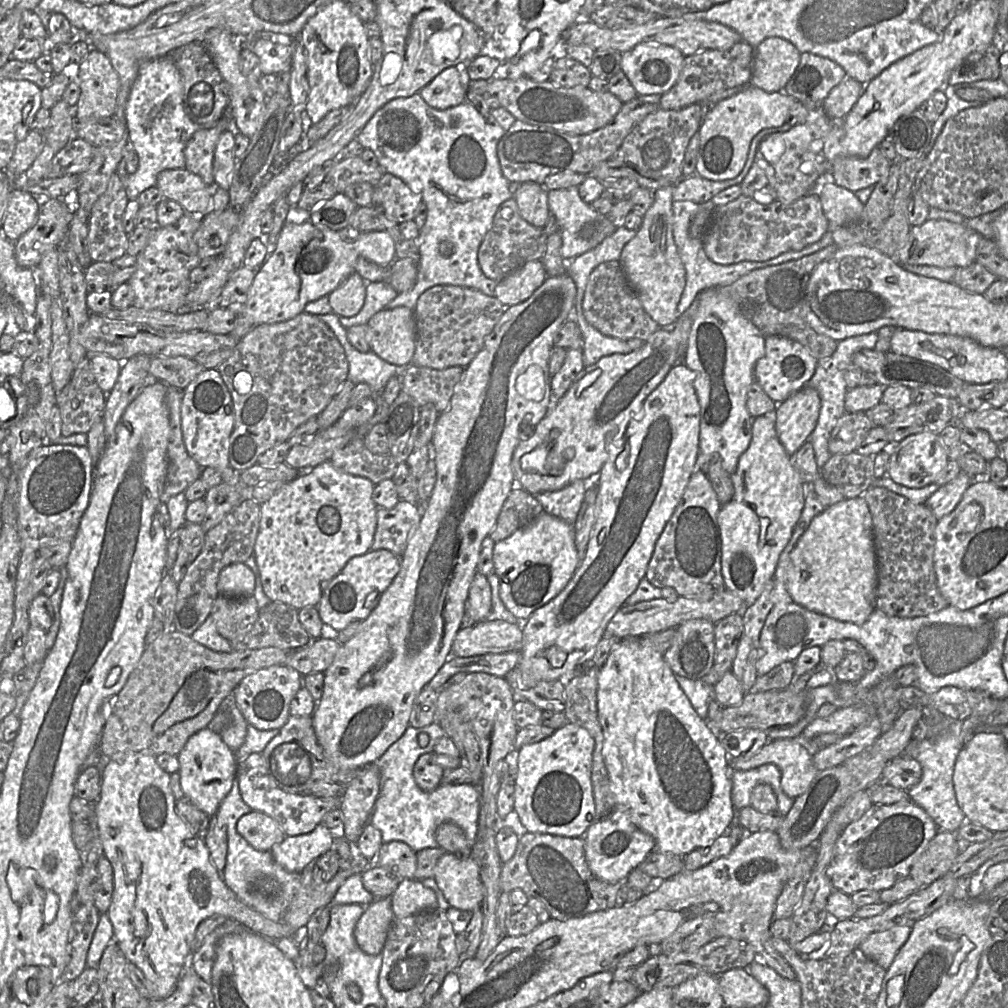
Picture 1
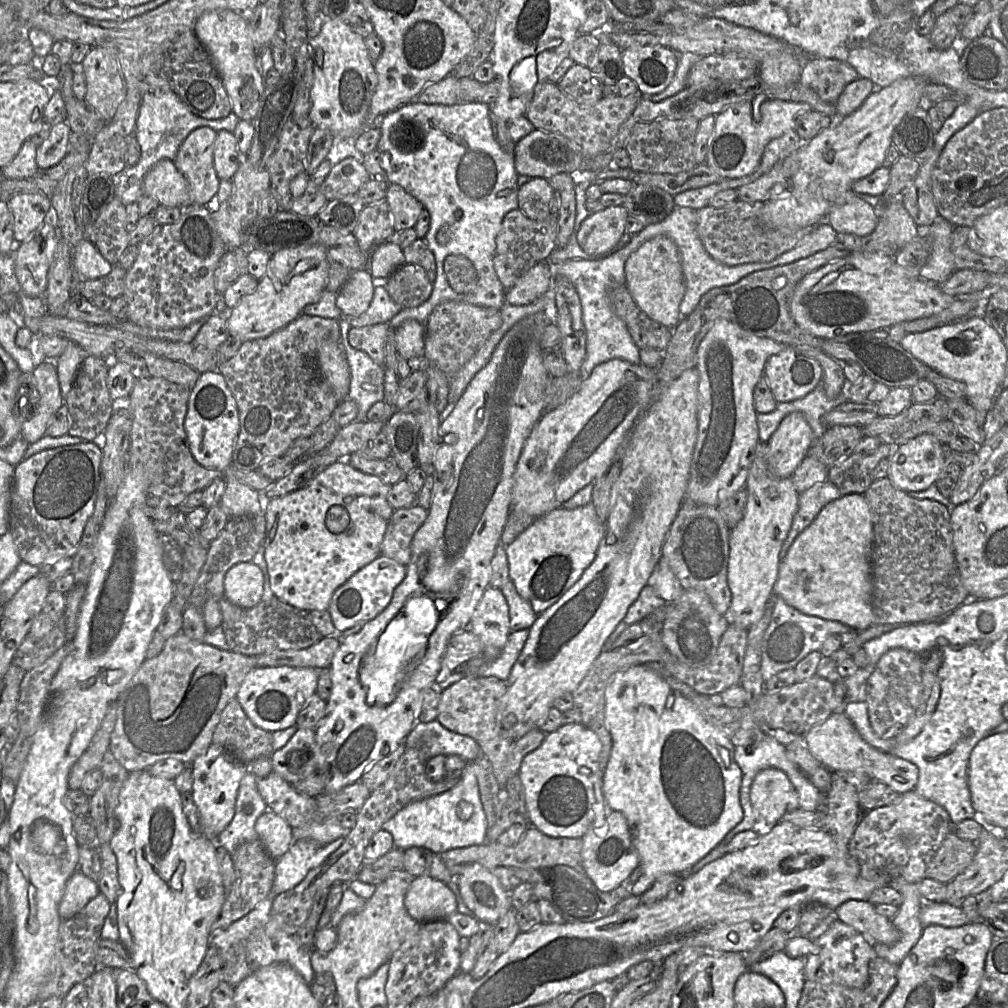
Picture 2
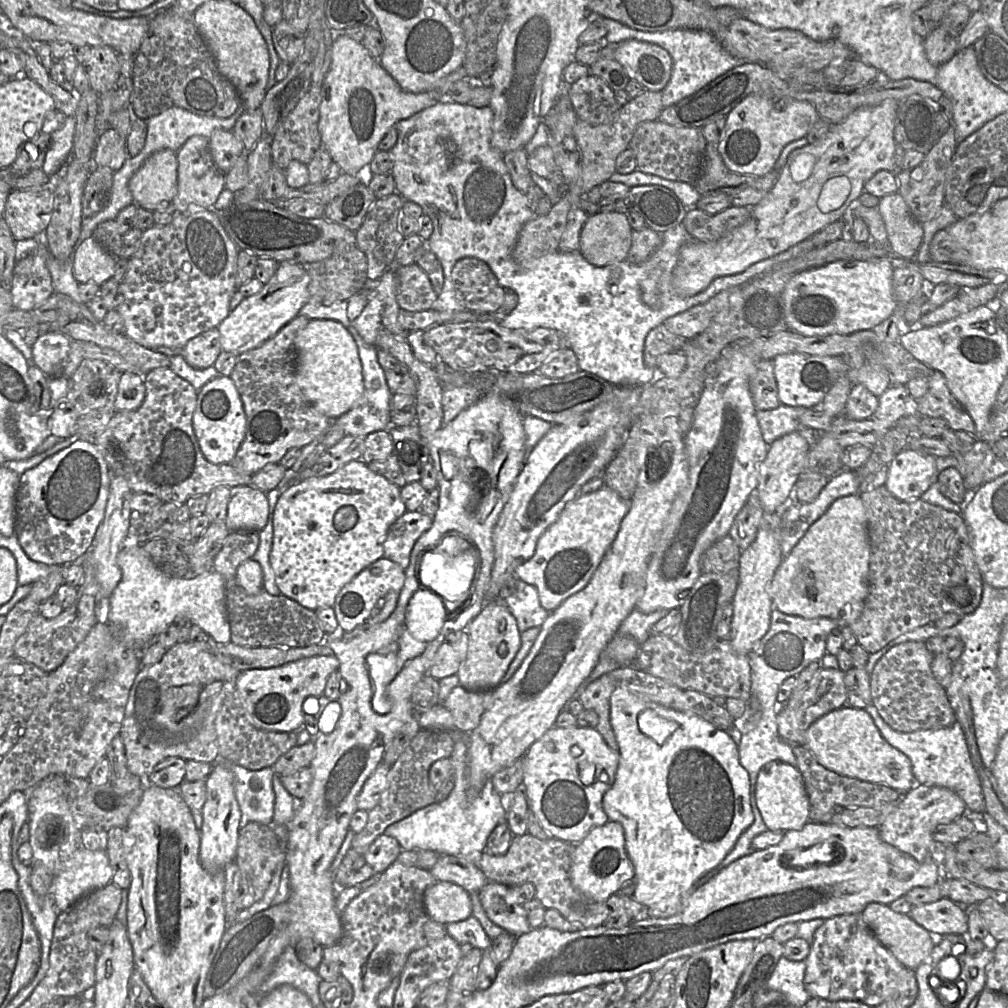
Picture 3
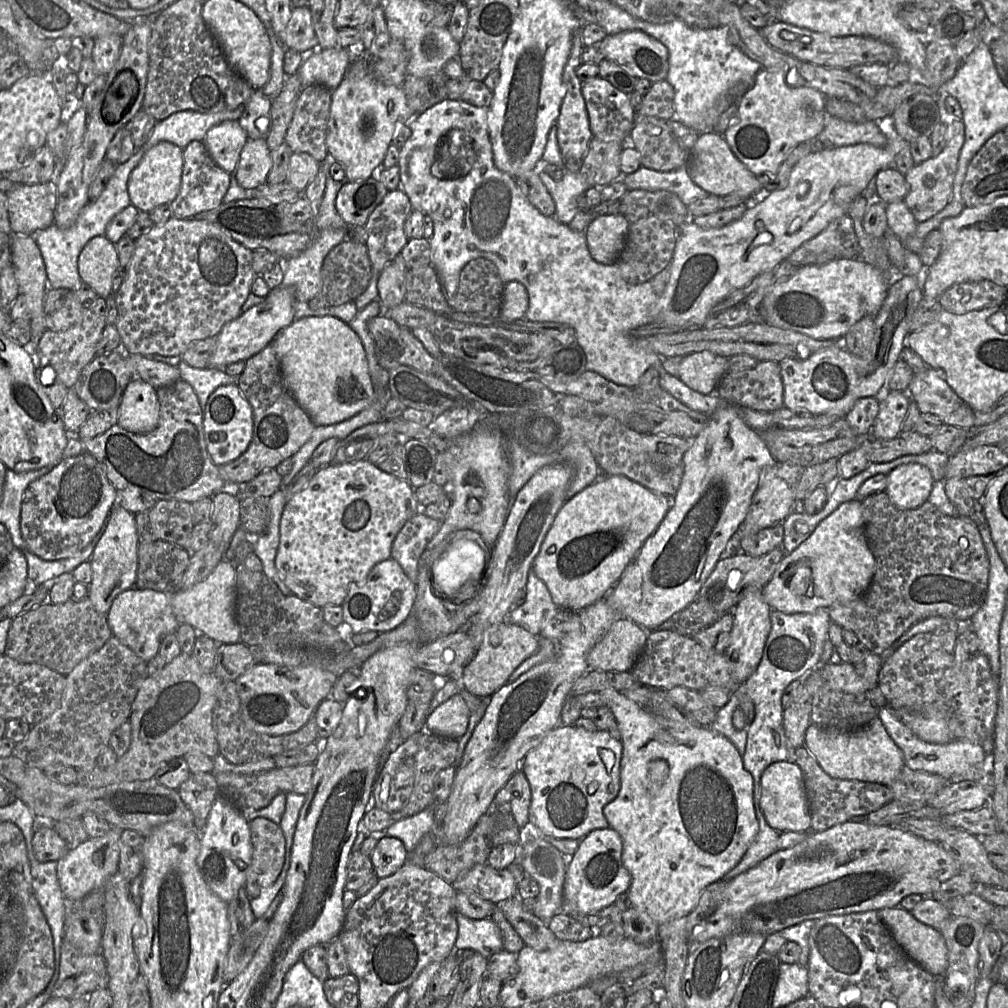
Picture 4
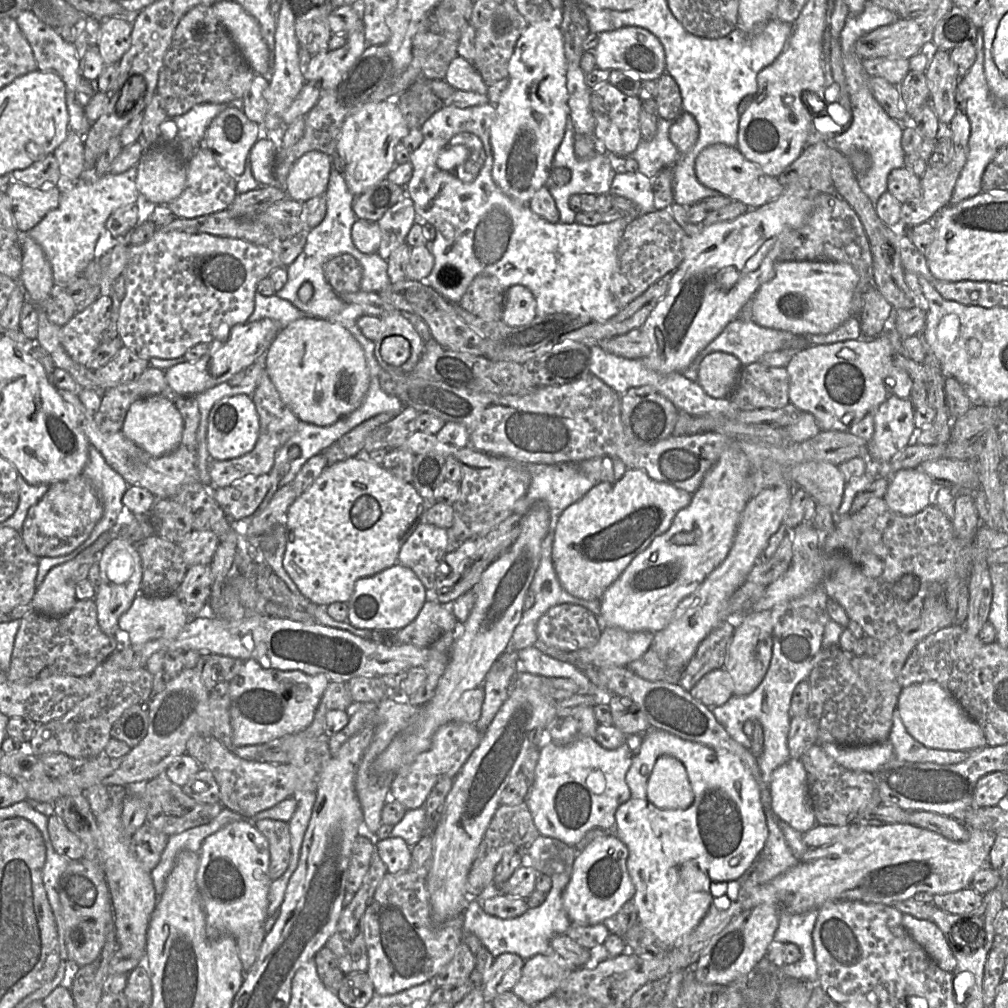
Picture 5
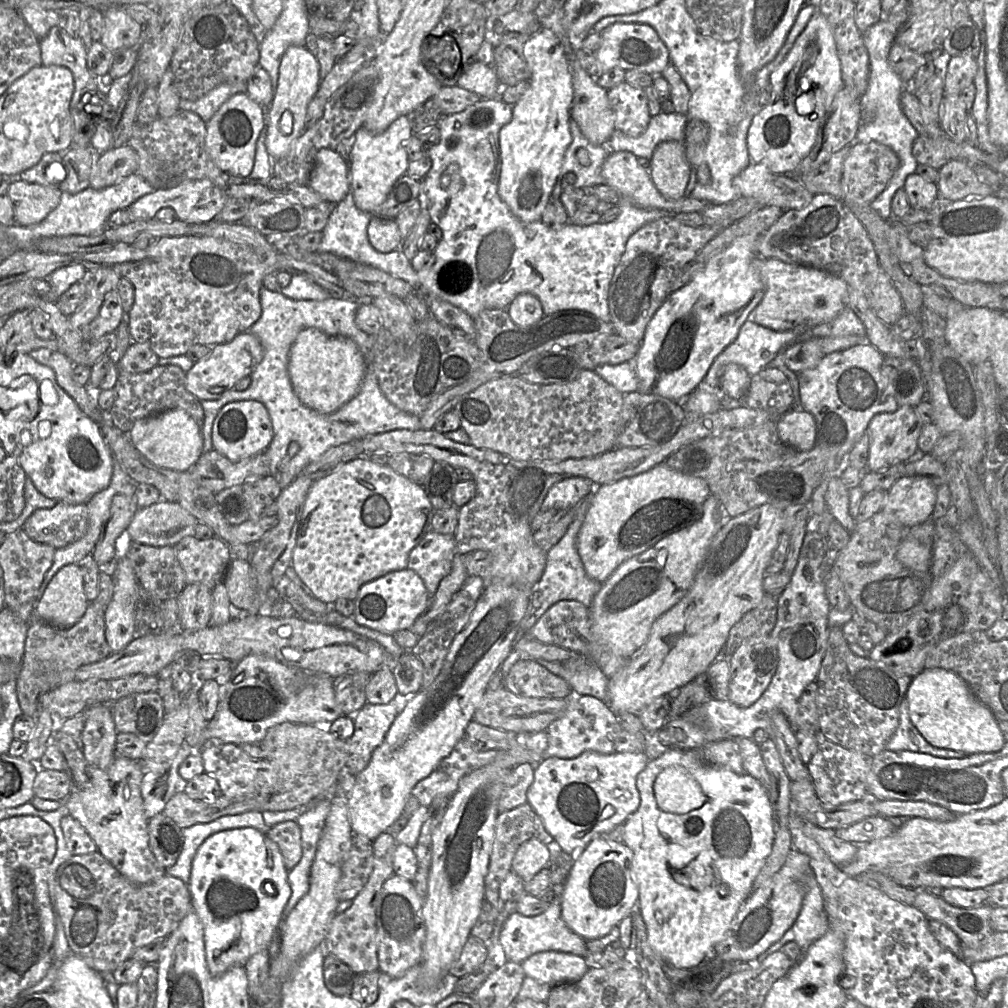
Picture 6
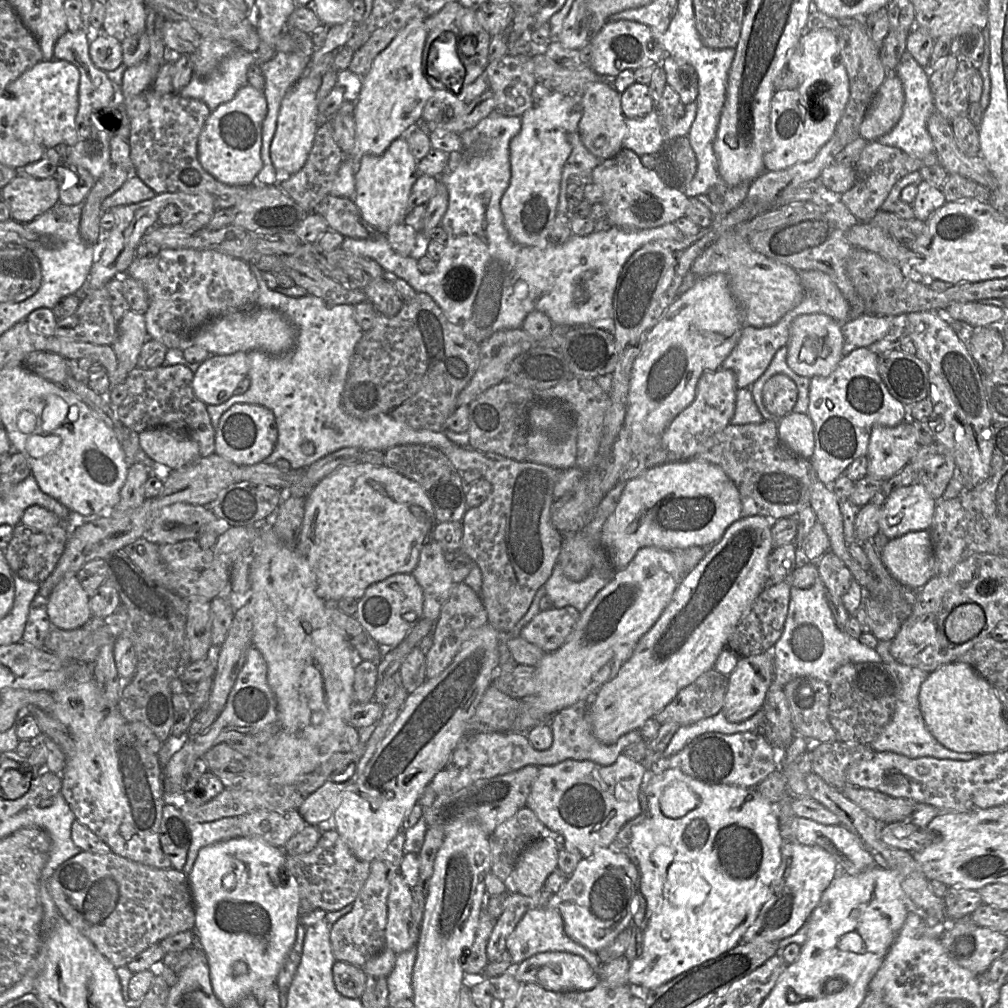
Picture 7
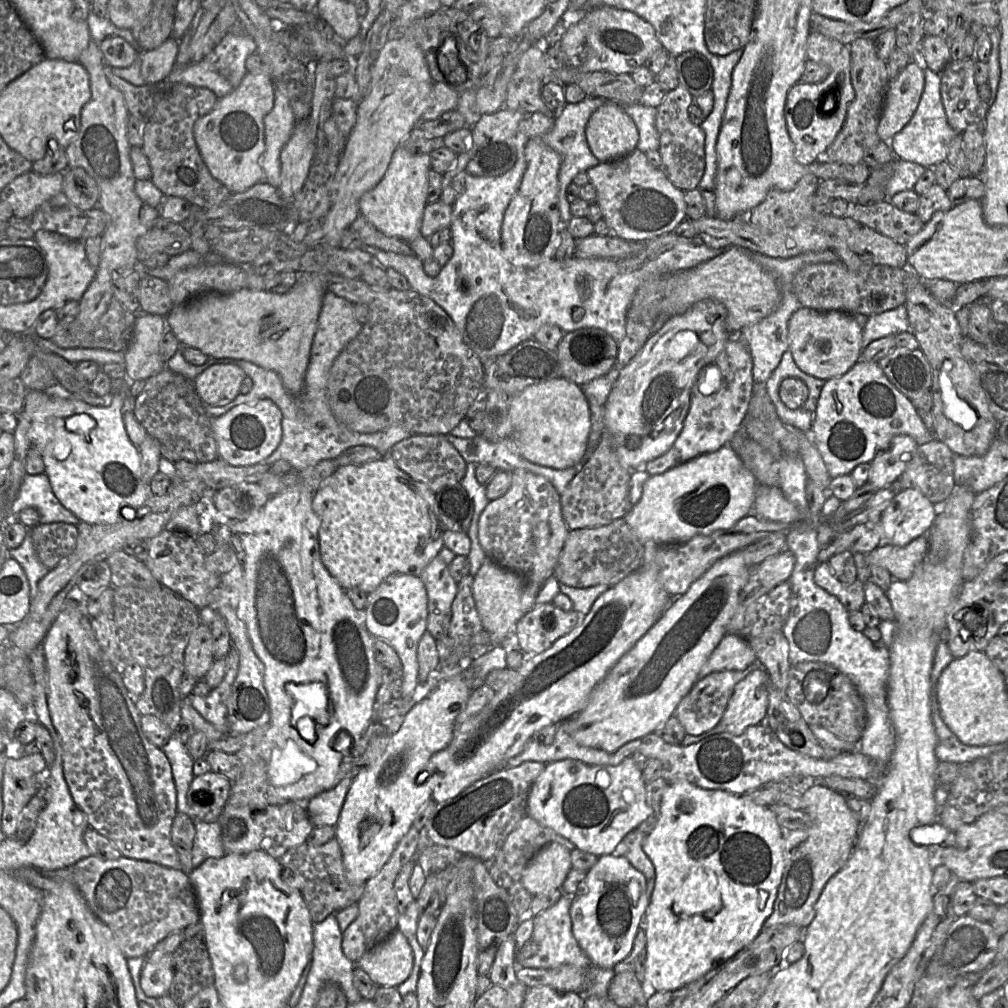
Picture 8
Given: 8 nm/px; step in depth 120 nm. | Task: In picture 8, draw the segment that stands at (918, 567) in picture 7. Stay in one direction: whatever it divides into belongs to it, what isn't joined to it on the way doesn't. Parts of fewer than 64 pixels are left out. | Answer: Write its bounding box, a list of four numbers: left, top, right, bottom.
[864,535,928,581]

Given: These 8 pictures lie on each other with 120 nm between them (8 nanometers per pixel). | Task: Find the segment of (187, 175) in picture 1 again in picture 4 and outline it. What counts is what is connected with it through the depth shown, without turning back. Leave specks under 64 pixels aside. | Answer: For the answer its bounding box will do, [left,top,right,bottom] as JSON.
[128,141,183,212]

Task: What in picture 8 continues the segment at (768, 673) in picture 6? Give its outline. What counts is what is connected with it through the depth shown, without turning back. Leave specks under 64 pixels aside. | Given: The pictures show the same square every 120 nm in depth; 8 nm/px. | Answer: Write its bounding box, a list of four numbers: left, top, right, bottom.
[719,662,769,735]

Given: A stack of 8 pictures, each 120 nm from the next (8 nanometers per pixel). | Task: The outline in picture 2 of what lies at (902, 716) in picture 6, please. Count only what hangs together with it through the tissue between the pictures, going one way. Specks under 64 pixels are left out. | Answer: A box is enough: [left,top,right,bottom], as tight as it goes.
[843,700,976,823]

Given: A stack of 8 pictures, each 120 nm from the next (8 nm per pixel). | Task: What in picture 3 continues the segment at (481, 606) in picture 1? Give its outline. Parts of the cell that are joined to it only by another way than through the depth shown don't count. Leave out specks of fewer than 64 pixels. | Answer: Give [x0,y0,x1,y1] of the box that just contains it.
[457,599,521,691]

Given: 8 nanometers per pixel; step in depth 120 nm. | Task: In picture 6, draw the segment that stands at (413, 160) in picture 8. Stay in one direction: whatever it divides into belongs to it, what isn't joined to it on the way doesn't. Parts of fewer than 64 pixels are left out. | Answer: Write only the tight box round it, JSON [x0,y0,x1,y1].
[350,115,412,213]

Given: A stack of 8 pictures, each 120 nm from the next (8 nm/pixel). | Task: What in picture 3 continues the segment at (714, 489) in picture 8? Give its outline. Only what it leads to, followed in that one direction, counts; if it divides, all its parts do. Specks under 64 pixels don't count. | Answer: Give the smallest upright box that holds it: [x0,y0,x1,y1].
[515,486,629,612]

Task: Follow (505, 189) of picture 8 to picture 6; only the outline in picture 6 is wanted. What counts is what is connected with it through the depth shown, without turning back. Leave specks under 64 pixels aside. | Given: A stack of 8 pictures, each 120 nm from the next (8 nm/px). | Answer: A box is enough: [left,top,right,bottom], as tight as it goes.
[317,98,672,322]

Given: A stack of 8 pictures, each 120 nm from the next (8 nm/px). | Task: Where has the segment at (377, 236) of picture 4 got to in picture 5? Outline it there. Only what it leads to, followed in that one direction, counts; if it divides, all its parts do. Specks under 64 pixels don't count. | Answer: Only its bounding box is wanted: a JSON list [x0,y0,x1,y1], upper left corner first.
[376,197,419,260]

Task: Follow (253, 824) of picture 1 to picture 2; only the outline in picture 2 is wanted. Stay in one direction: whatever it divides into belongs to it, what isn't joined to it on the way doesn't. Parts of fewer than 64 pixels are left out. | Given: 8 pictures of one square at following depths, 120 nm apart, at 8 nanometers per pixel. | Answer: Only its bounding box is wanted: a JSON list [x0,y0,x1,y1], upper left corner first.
[254,811,294,861]

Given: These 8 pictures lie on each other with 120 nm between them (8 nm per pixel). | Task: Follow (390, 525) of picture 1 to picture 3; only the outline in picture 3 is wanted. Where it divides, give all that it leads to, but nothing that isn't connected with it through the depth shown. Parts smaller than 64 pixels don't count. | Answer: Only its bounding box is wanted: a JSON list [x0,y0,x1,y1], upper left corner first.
[383,511,433,571]

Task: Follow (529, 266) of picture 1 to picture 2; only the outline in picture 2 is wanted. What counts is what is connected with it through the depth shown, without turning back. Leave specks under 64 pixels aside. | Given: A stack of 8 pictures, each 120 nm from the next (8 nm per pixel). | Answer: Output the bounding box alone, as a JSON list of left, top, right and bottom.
[505,261,552,305]

